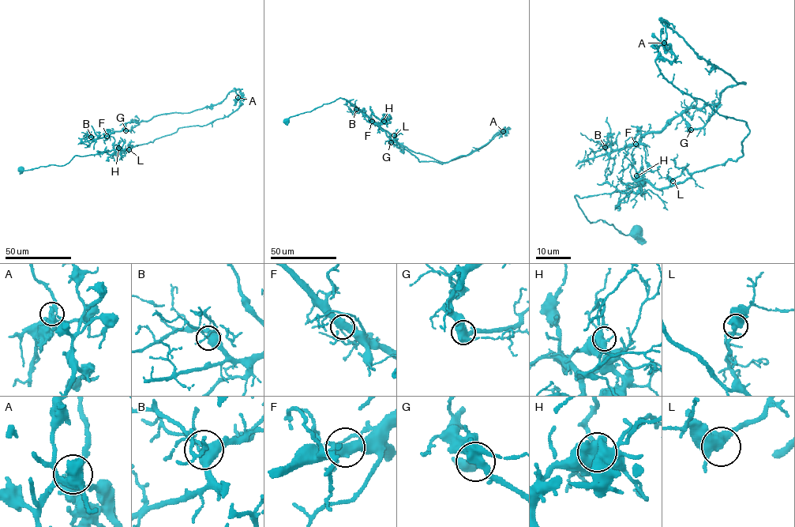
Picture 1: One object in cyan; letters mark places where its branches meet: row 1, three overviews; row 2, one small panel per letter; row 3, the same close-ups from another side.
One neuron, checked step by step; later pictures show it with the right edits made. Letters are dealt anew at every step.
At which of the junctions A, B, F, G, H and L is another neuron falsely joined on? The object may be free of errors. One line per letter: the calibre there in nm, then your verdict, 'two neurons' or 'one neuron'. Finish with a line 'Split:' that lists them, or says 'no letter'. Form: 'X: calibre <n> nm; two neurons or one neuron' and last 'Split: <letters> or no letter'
A: calibre 550 nm; two neurons
B: calibre 400 nm; one neuron
F: calibre 500 nm; one neuron
G: calibre 480 nm; one neuron
H: calibre 480 nm; one neuron
L: calibre 480 nm; one neuron
Split: A

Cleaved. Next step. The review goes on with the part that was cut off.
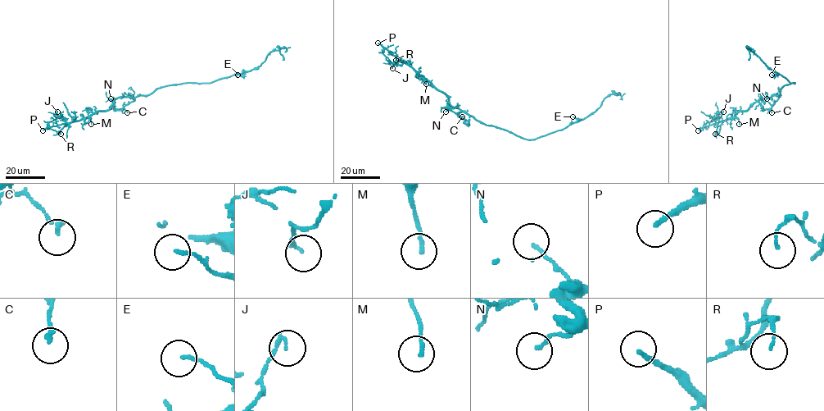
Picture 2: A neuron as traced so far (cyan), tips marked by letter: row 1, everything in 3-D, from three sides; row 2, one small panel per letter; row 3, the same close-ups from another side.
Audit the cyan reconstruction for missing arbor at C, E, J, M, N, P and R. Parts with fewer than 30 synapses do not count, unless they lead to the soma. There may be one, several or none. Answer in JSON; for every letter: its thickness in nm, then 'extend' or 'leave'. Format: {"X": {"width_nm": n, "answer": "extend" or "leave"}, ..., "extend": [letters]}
{"C": {"width_nm": 150, "answer": "leave"}, "E": {"width_nm": 120, "answer": "leave"}, "J": {"width_nm": 140, "answer": "leave"}, "M": {"width_nm": 120, "answer": "leave"}, "N": {"width_nm": 120, "answer": "leave"}, "P": {"width_nm": 180, "answer": "extend"}, "R": {"width_nm": 100, "answer": "leave"}, "extend": ["P"]}

